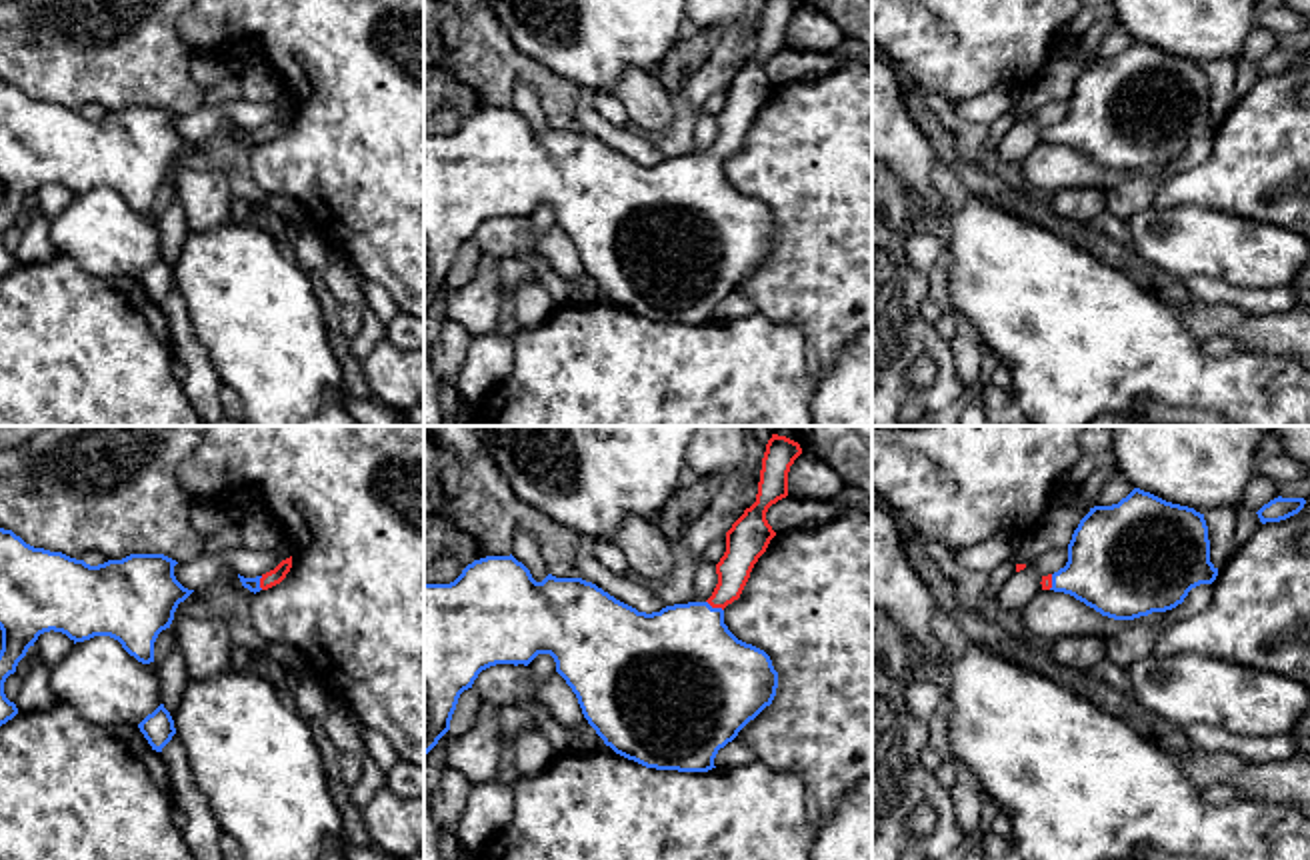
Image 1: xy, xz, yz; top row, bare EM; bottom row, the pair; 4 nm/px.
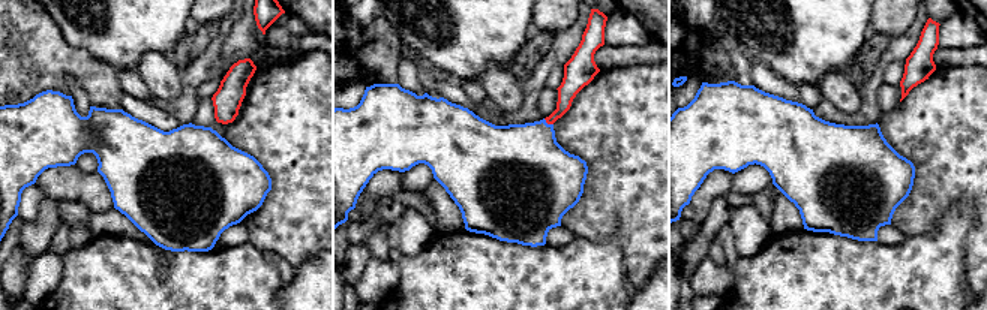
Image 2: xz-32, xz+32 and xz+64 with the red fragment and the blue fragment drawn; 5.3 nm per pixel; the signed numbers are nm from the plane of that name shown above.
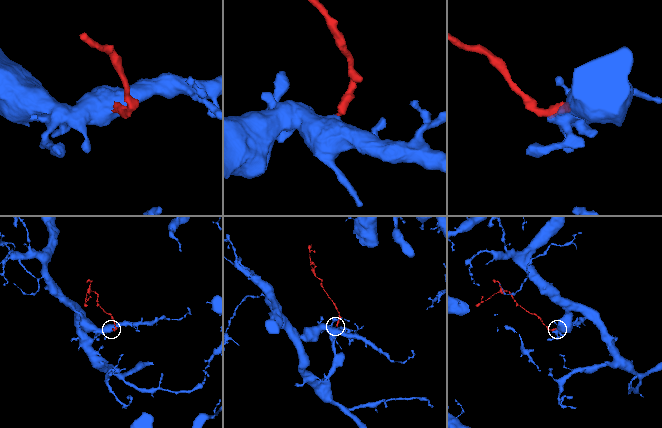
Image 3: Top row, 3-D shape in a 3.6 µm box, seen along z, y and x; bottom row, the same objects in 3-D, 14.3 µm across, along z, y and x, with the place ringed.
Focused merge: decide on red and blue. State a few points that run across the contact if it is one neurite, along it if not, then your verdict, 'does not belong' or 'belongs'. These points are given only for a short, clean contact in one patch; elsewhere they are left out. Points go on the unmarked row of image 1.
line xz (742, 104), (730, 138), (714, 158), (696, 180), (684, 212); belongs

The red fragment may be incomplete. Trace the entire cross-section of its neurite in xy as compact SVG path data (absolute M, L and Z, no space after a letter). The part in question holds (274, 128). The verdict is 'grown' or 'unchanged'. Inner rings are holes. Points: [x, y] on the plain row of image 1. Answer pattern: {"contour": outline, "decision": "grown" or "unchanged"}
{"contour": "M292 108L282 112L274 122L262 126L262 128L256 128L256 130L244 130L238 126L240 134L244 140L248 140L250 144L260 144L260 142L268 142L276 136L280 136L286 126L290 124L292 120Z", "decision": "grown"}

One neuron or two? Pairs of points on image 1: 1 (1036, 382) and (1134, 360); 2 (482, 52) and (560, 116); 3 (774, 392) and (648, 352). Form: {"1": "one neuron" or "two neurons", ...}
{"1": "one neuron", "2": "one neuron", "3": "one neuron"}

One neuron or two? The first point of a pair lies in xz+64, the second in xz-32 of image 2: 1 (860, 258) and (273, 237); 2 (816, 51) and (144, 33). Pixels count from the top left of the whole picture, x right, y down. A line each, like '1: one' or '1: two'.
1: two
2: one

